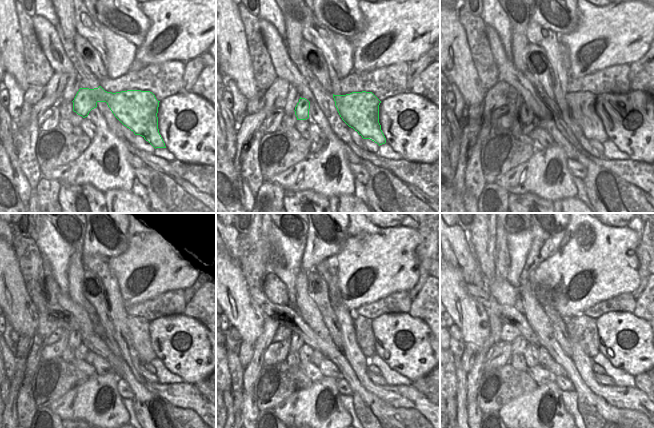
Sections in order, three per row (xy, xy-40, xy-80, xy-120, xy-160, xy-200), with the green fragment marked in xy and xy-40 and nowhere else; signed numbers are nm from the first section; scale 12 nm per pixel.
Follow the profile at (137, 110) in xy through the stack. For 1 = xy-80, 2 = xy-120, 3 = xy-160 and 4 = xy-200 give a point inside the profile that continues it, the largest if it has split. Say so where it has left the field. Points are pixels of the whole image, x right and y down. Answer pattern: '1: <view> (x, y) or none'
1: xy-80 (586, 105)
2: xy-120 (139, 327)
3: xy-160 (297, 342)
4: xy-200 (518, 346)

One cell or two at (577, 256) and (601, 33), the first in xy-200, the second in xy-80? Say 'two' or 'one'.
one

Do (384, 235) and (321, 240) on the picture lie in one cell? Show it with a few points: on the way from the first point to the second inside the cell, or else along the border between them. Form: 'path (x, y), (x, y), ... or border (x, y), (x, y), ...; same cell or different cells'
border (349, 223), (343, 247), (337, 253), (330, 256); different cells

